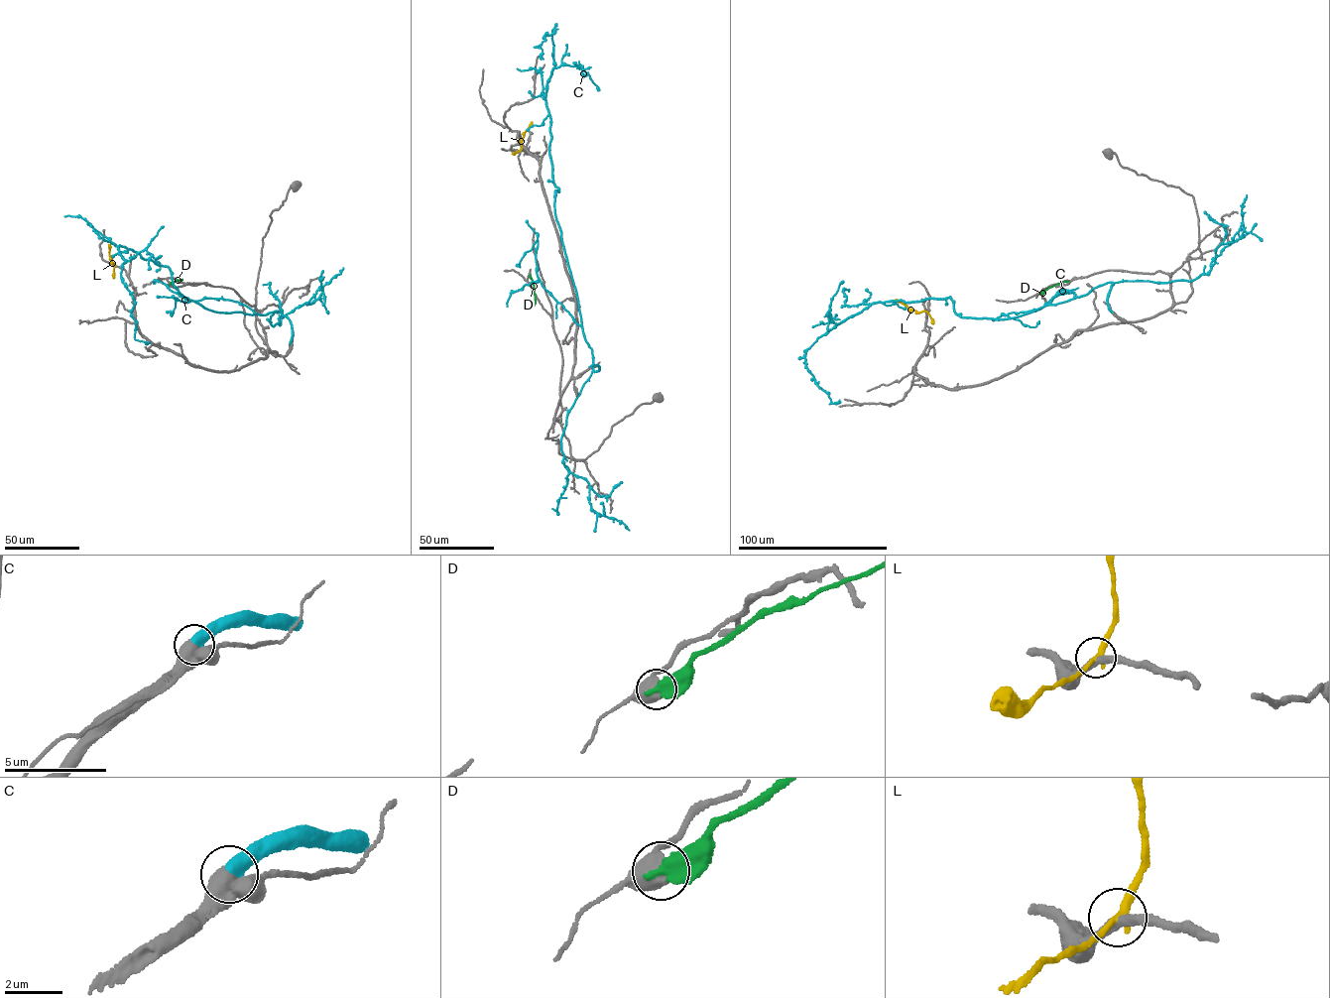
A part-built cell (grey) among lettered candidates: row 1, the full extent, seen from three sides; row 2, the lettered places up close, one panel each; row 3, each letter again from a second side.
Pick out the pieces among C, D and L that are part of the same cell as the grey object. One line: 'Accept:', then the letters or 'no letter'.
Accept: C

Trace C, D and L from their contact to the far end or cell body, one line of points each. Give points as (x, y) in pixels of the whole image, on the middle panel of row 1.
C: (590, 366), (600, 369), (554, 207), (544, 94), (554, 30), (534, 47), (541, 60)
D: (530, 275), (534, 306)
L: (520, 150), (532, 122)

